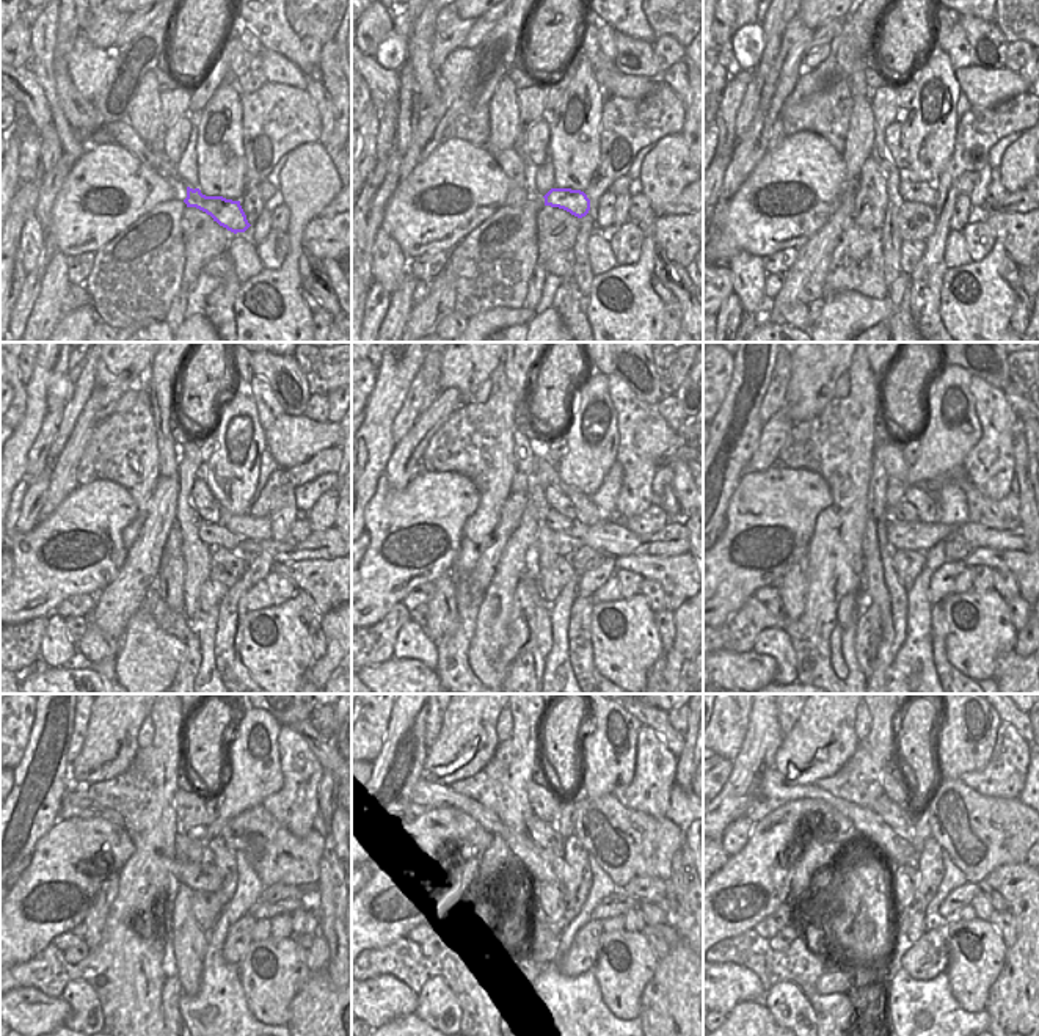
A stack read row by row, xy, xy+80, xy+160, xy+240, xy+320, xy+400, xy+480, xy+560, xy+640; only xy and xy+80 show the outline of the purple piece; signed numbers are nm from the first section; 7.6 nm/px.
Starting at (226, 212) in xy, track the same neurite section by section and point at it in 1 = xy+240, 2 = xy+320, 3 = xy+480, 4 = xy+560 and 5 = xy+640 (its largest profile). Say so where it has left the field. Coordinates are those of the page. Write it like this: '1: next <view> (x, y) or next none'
1: next xy+240 (212, 534)
2: next xy+320 (556, 521)
3: next xy+480 (193, 851)
4: next xy+560 (542, 834)
5: next xy+640 (898, 817)

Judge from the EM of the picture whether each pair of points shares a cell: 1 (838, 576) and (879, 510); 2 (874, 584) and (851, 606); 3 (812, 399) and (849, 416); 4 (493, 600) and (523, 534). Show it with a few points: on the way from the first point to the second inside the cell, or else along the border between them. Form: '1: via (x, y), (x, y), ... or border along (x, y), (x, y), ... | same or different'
1: border along (867, 503), (867, 526), (862, 537), (864, 575) | different
2: border along (859, 592), (870, 601) | different
3: border along (834, 396), (812, 418), (794, 424) | different
4: via (503, 584), (512, 567), (515, 550) | same

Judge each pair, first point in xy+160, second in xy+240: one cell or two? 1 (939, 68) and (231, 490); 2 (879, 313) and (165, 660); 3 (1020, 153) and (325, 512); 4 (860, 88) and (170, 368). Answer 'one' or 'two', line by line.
1: one
2: one
3: one
4: one

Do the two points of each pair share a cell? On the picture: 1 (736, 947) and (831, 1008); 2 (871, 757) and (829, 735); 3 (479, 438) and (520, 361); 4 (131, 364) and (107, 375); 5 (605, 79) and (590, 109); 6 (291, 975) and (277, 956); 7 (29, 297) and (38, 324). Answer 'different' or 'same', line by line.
1: same
2: different
3: different
4: same
5: different
6: same
7: different

